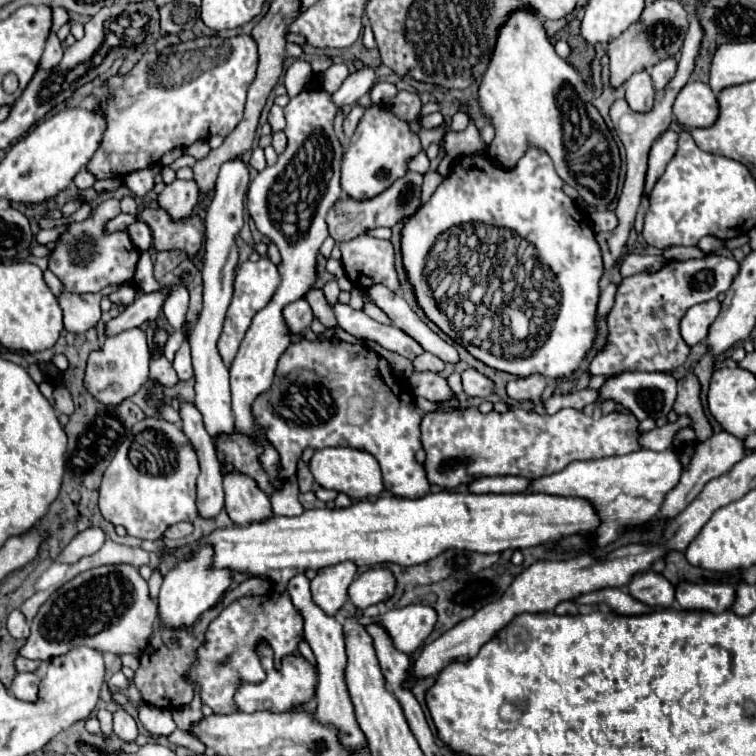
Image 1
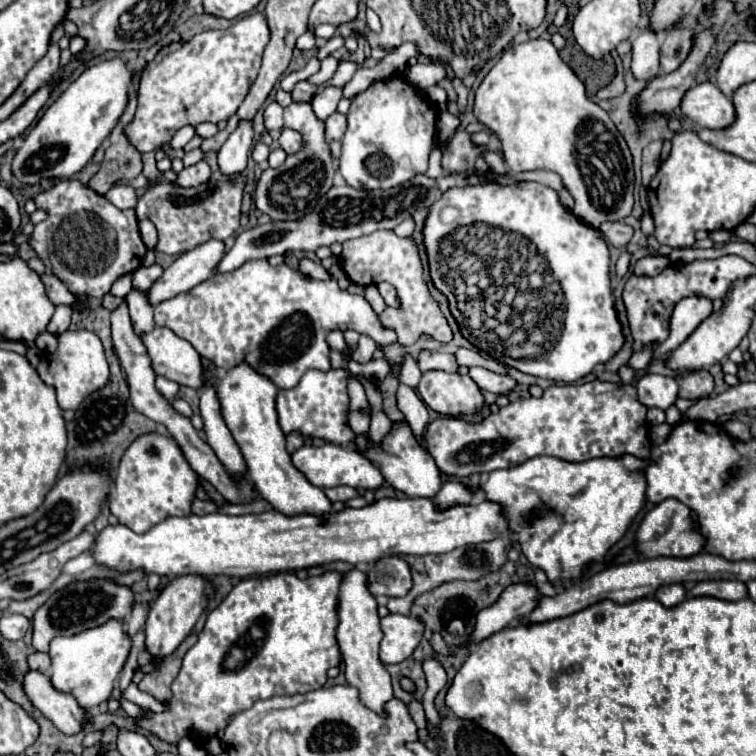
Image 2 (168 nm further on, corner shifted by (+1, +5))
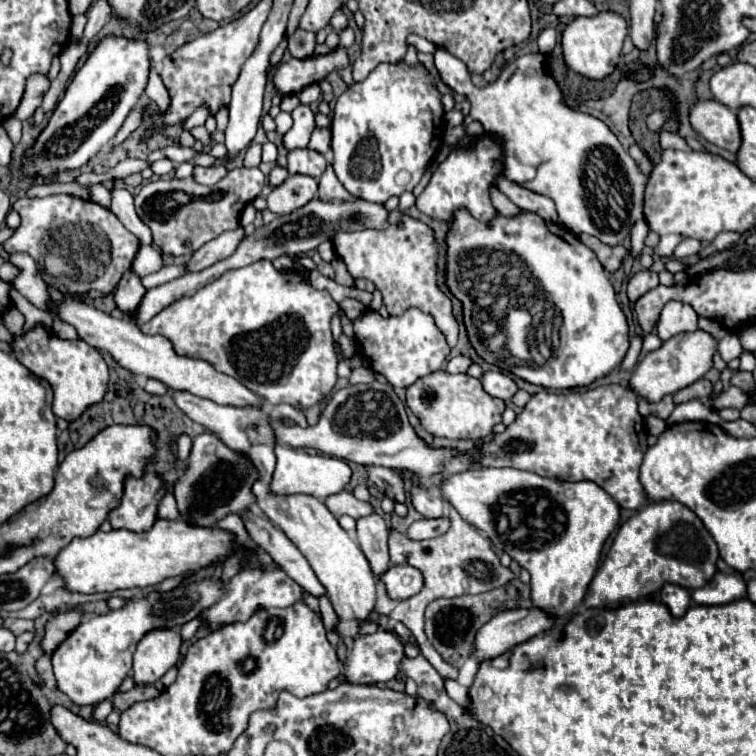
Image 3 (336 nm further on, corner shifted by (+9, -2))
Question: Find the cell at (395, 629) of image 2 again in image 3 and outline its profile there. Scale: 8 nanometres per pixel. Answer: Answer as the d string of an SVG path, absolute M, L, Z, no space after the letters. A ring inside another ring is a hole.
M384 630L358 636L344 662L344 680L350 684L374 684L392 680L404 656L402 642Z

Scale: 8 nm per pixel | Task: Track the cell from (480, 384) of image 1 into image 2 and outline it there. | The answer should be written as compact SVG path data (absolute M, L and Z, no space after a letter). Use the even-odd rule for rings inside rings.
M470 367L468 375L472 377L472 381L482 389L482 391L492 391L496 395L506 395L514 389L516 381L512 377L504 377L498 373L492 373L488 369L482 367Z

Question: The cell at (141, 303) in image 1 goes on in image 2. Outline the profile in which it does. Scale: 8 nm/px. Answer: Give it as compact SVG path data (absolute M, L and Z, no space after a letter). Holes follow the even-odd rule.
M210 239L198 245L196 249L182 253L168 269L164 269L162 277L154 281L148 289L150 305L158 305L200 285L212 275L212 269L218 265L222 257L224 243L218 239Z

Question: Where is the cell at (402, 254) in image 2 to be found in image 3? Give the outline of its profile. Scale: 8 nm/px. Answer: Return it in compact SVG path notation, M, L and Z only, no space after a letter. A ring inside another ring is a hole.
M394 210L388 214L388 228L374 230L366 228L360 232L336 232L334 234L336 256L340 256L352 278L366 278L380 288L384 304L392 316L406 312L416 306L422 312L434 316L436 326L444 332L448 344L454 348L458 342L458 322L452 314L452 300L436 286L436 260L438 244L428 224L408 216L406 212Z

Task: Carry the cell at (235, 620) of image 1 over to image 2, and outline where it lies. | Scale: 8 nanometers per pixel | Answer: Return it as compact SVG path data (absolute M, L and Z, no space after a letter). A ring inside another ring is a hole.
M324 571L322 575L308 579L298 579L294 573L276 573L240 581L208 615L196 645L184 655L180 673L172 683L174 695L166 703L168 711L150 713L138 721L138 725L168 743L176 743L186 735L196 741L196 745L202 745L202 735L224 729L232 715L250 709L250 705L260 699L320 689L328 679L326 671L340 663L340 651L336 643L338 585L342 585L342 573L338 571Z

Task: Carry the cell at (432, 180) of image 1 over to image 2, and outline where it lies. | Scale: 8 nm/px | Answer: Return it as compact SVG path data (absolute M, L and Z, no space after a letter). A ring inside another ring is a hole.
M456 131L442 153L442 169L450 175L472 171L474 161L483 156L484 151L487 150L489 150L488 146L477 146L472 143L466 131Z

